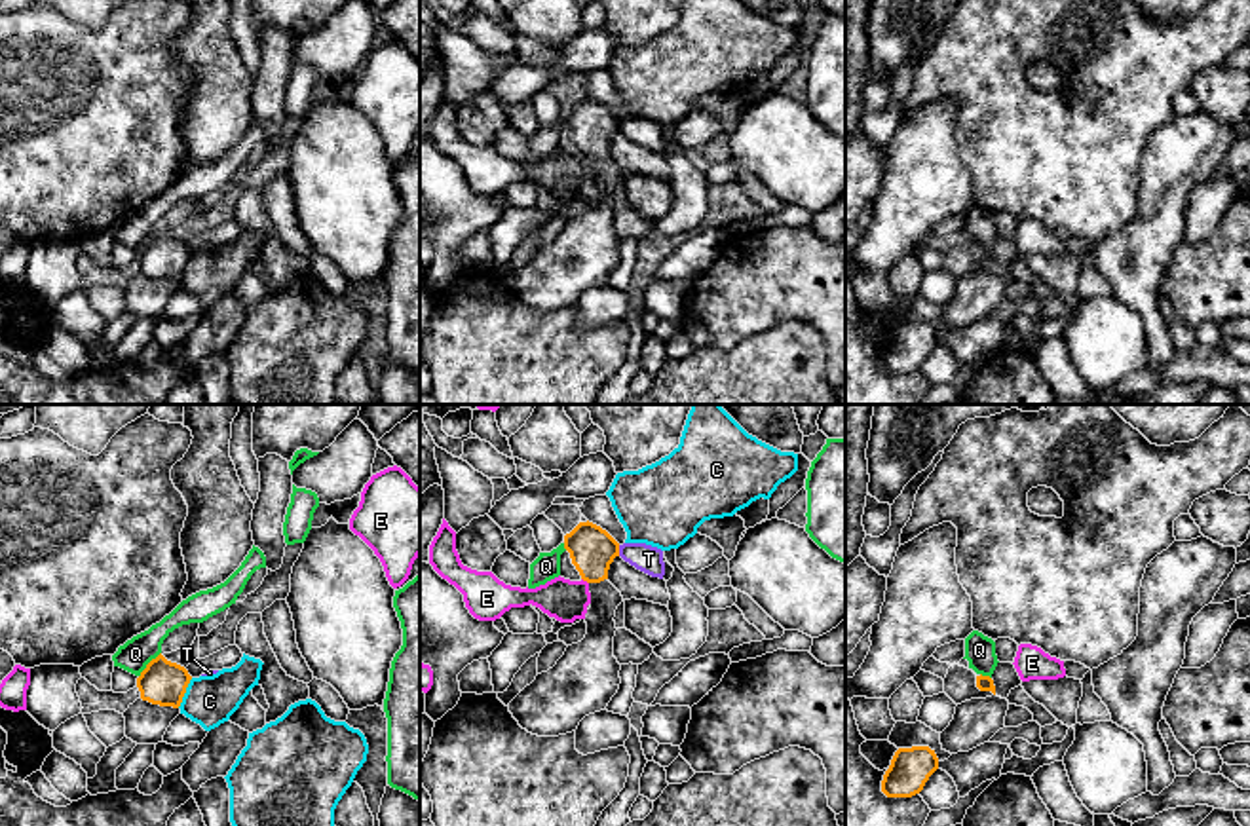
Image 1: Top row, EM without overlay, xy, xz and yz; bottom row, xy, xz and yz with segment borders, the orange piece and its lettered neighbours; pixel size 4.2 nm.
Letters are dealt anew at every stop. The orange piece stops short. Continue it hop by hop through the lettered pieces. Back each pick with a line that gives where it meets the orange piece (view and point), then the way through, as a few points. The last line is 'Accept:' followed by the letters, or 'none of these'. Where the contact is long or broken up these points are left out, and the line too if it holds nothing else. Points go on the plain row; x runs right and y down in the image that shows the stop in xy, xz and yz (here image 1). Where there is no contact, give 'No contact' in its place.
Accept: none of these

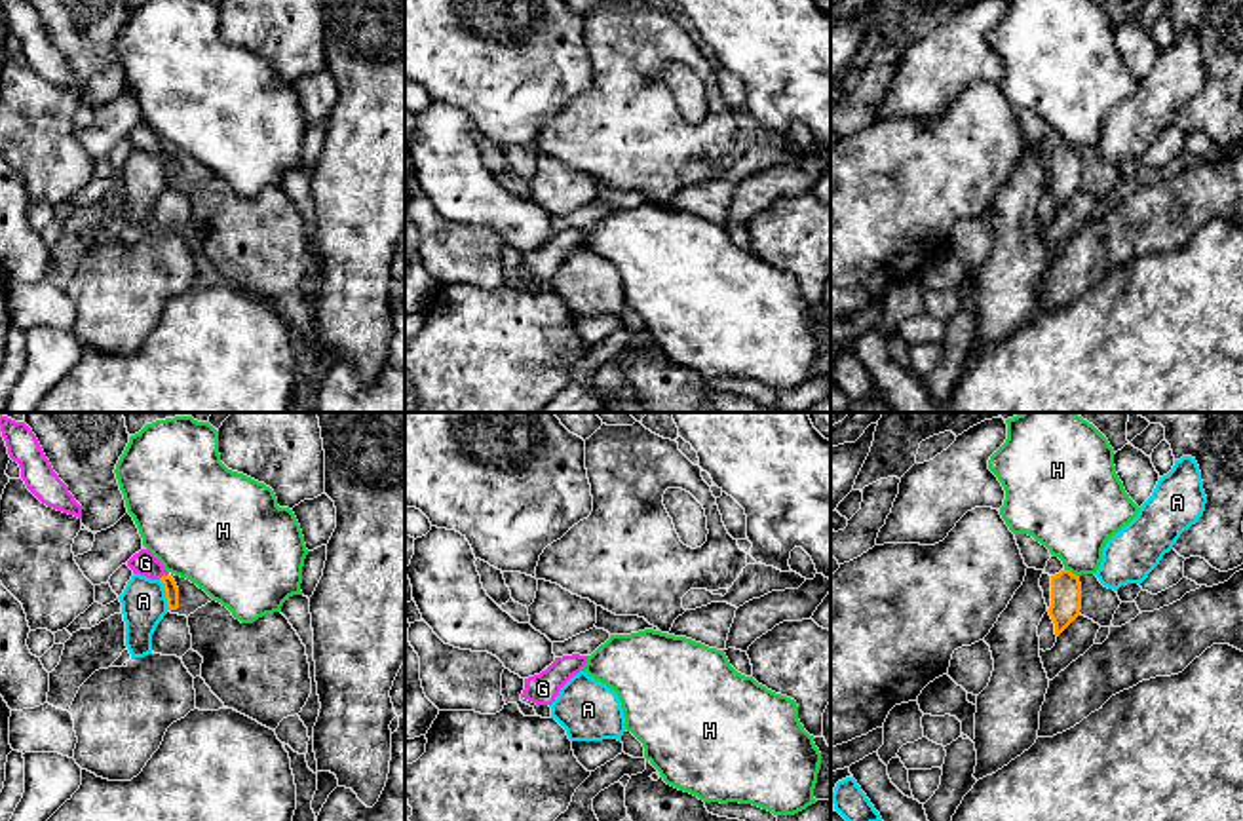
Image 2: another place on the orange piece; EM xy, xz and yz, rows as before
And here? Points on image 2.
G: Touches orange at xy (162, 151)
Accept: G

